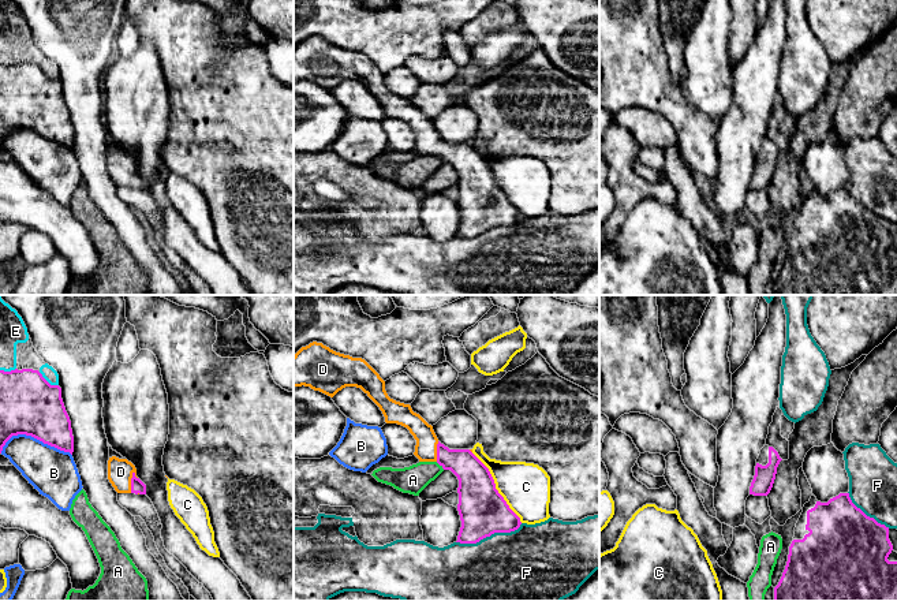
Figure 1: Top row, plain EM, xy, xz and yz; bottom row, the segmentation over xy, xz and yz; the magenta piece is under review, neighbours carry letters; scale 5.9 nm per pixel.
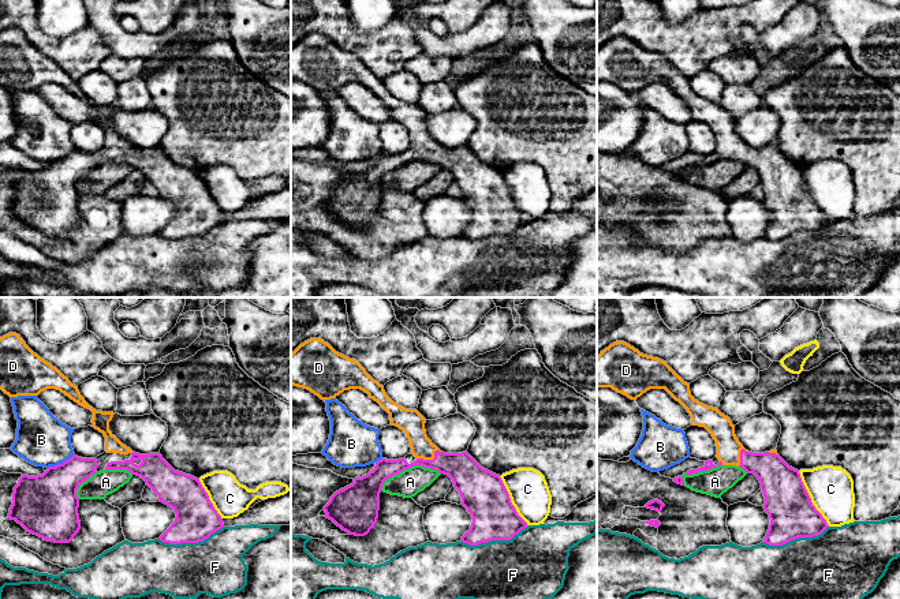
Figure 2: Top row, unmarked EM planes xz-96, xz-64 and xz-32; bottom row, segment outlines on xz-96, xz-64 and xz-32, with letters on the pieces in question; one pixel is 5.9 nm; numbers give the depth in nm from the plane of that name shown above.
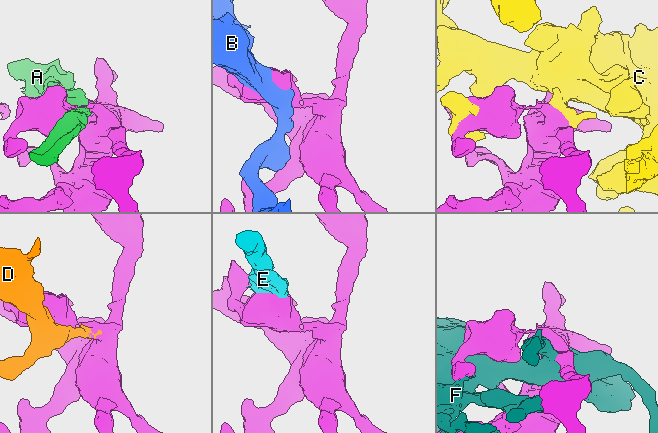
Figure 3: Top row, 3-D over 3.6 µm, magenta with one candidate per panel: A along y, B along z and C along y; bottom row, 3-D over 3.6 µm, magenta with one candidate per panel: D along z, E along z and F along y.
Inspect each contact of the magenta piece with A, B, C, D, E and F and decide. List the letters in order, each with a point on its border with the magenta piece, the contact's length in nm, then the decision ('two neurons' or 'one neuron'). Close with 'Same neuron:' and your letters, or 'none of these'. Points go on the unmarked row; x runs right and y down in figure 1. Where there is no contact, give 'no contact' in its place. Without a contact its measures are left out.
A: xz (440, 159) | 70 nm | two neurons
B: xy (34, 131) | 420 nm | two neurons
C: xz (494, 182) | 500 nm | two neurons
D: xy (131, 176) | 130 nm | one neuron
E: xy (47, 75) | 150 nm | two neurons
F: xz (489, 230) | 400 nm | two neurons
Same neuron: D

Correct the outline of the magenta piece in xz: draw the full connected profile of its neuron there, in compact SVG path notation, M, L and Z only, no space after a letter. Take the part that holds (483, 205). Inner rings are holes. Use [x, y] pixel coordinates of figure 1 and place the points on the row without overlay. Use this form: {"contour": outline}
{"contour": "M313 36L294 49L294 81L302 79L330 92L345 81L360 82L380 101L386 117L397 117L410 124L416 134L414 149L419 156L437 156L444 164L451 164L457 171L457 205L461 221L456 236L476 238L494 227L511 227L520 221L520 212L498 187L489 163L472 148L472 143L449 143L441 138L433 120L414 107L410 98L396 96L388 90L385 75L365 53L336 46L322 37Z"}

